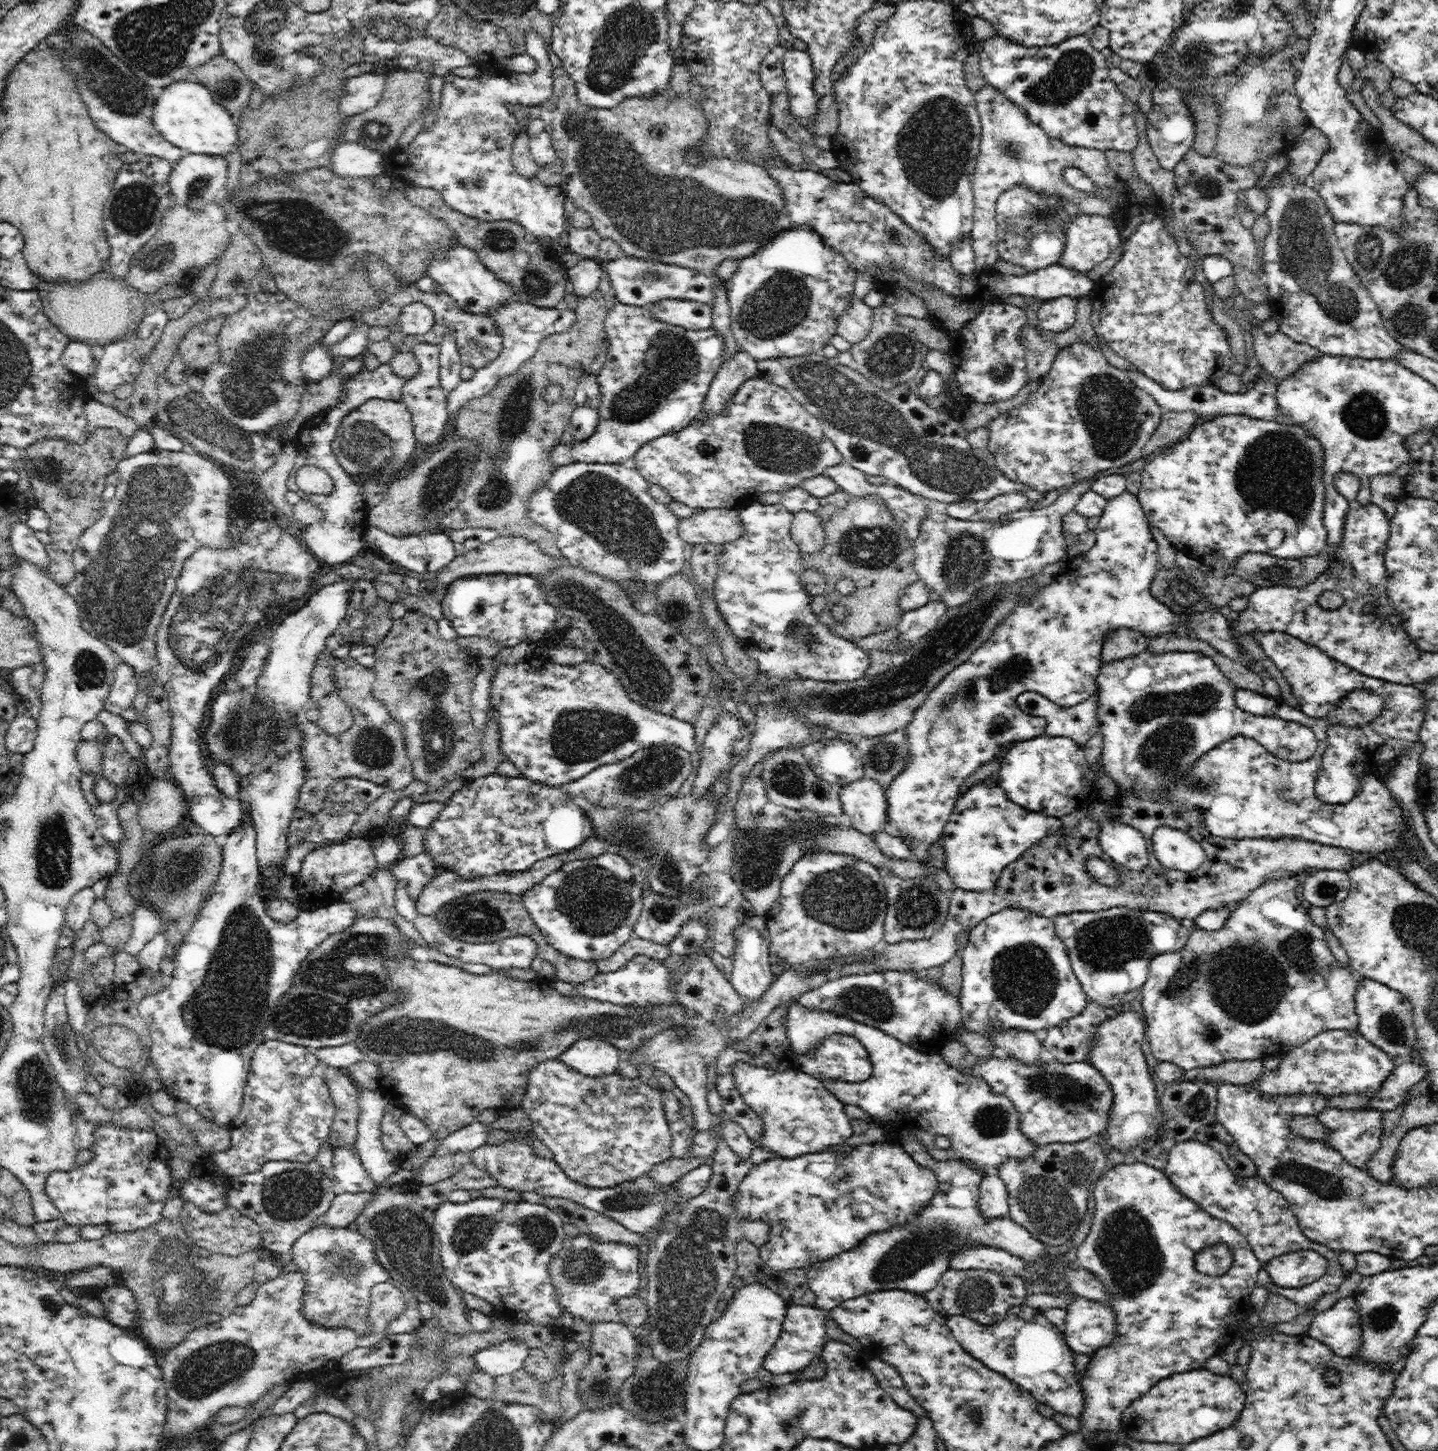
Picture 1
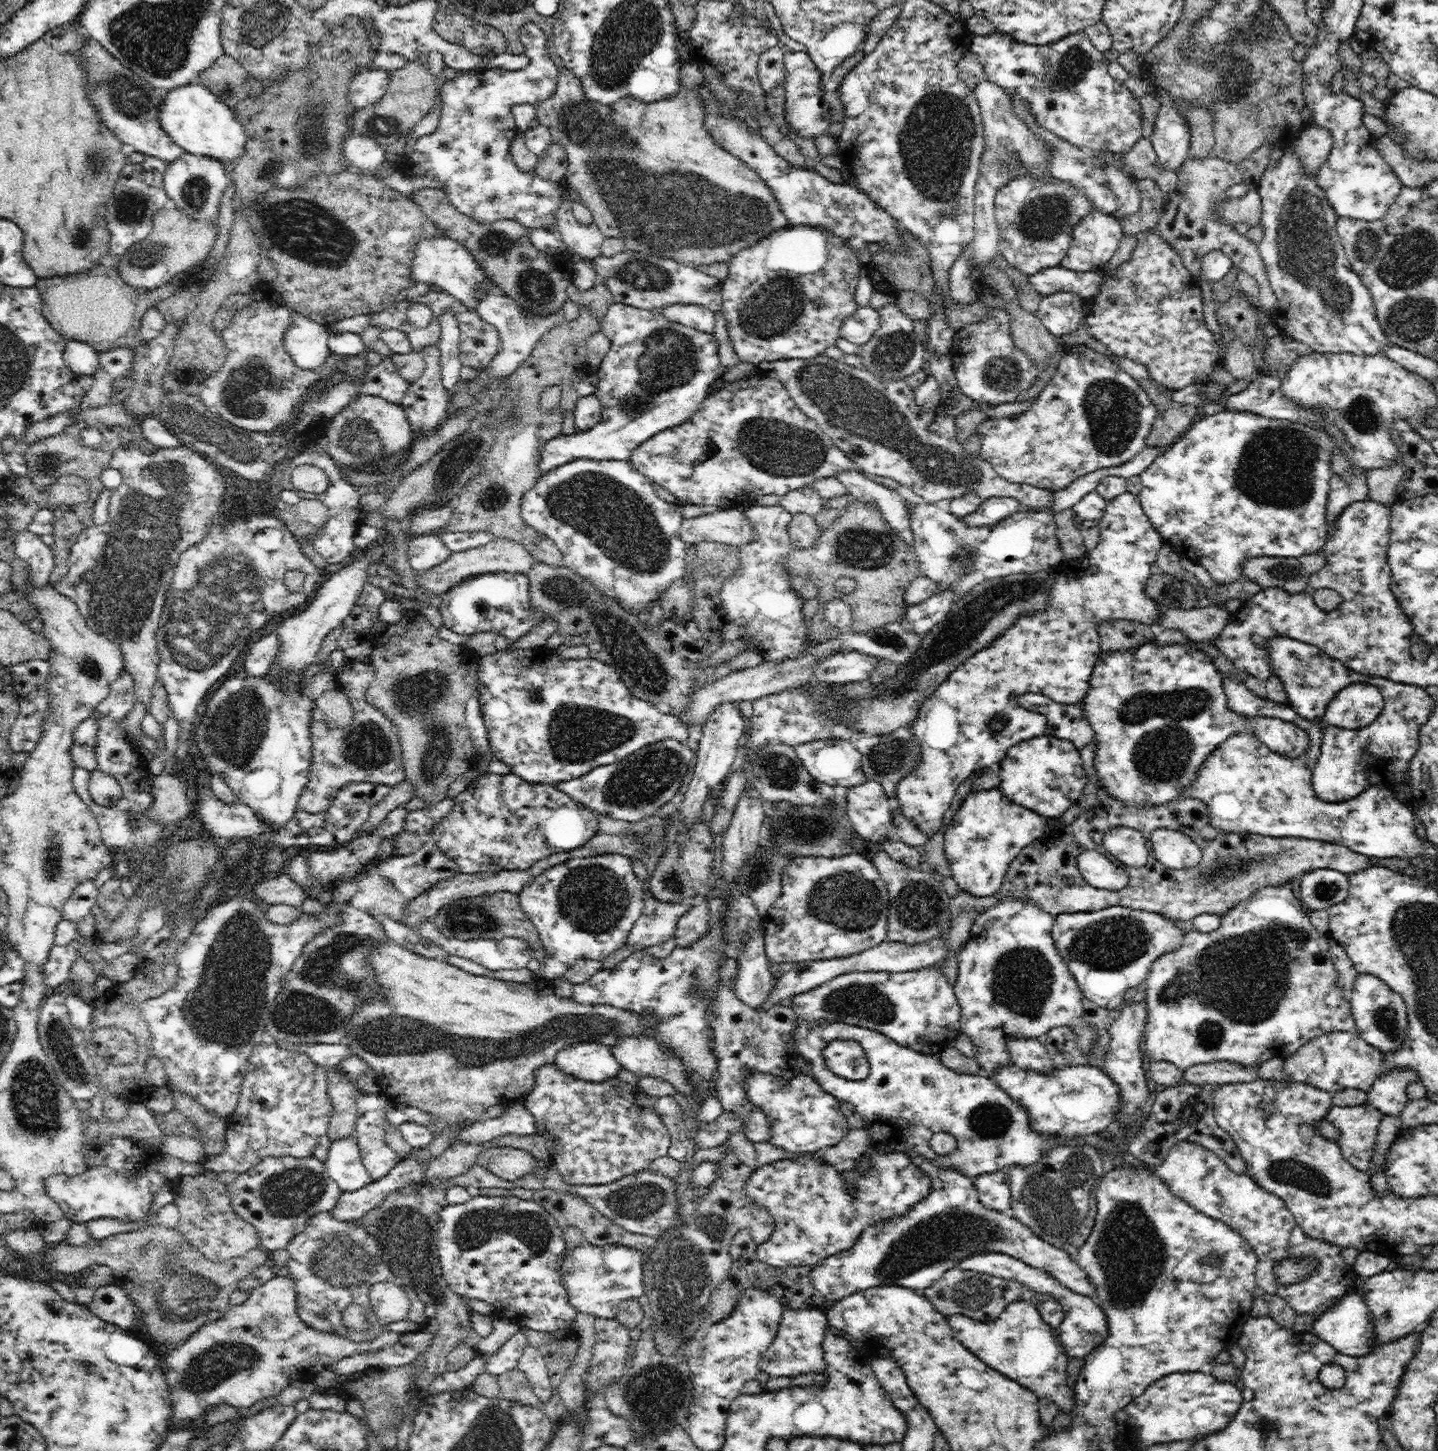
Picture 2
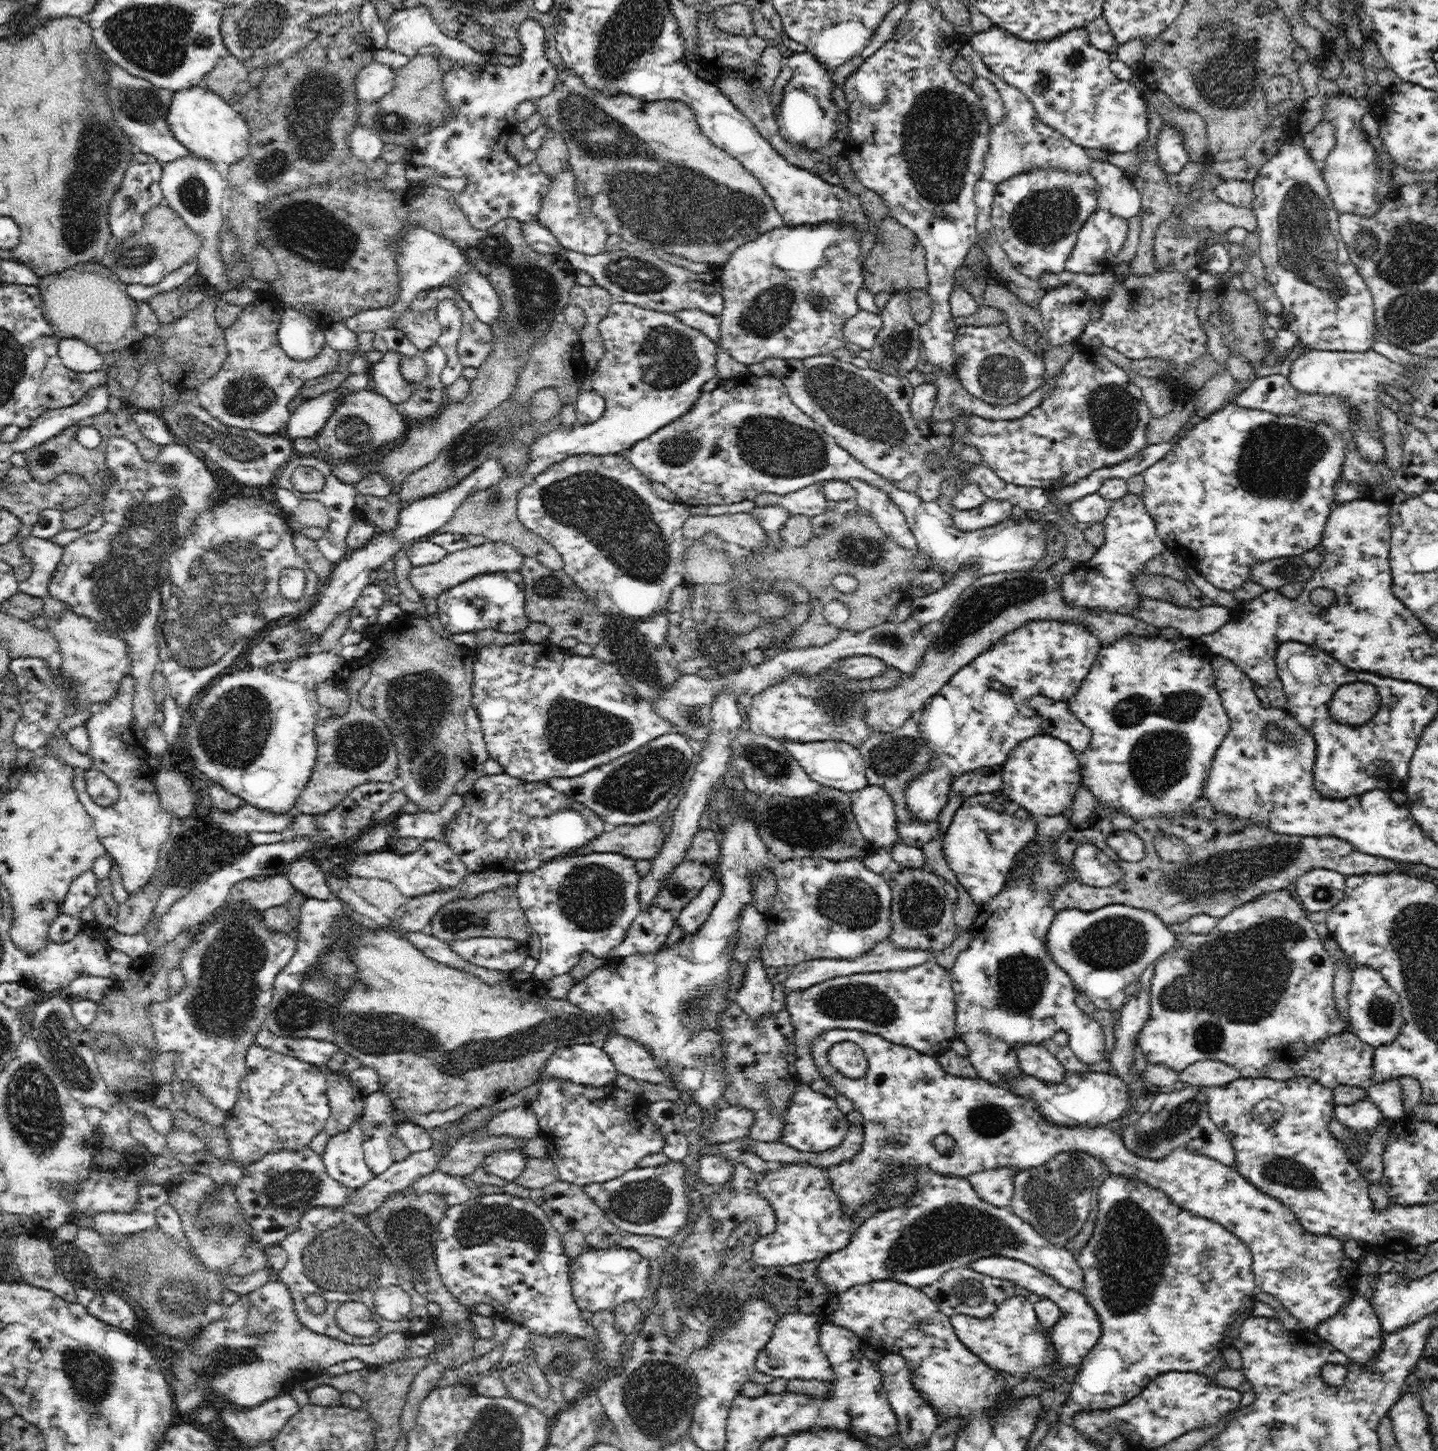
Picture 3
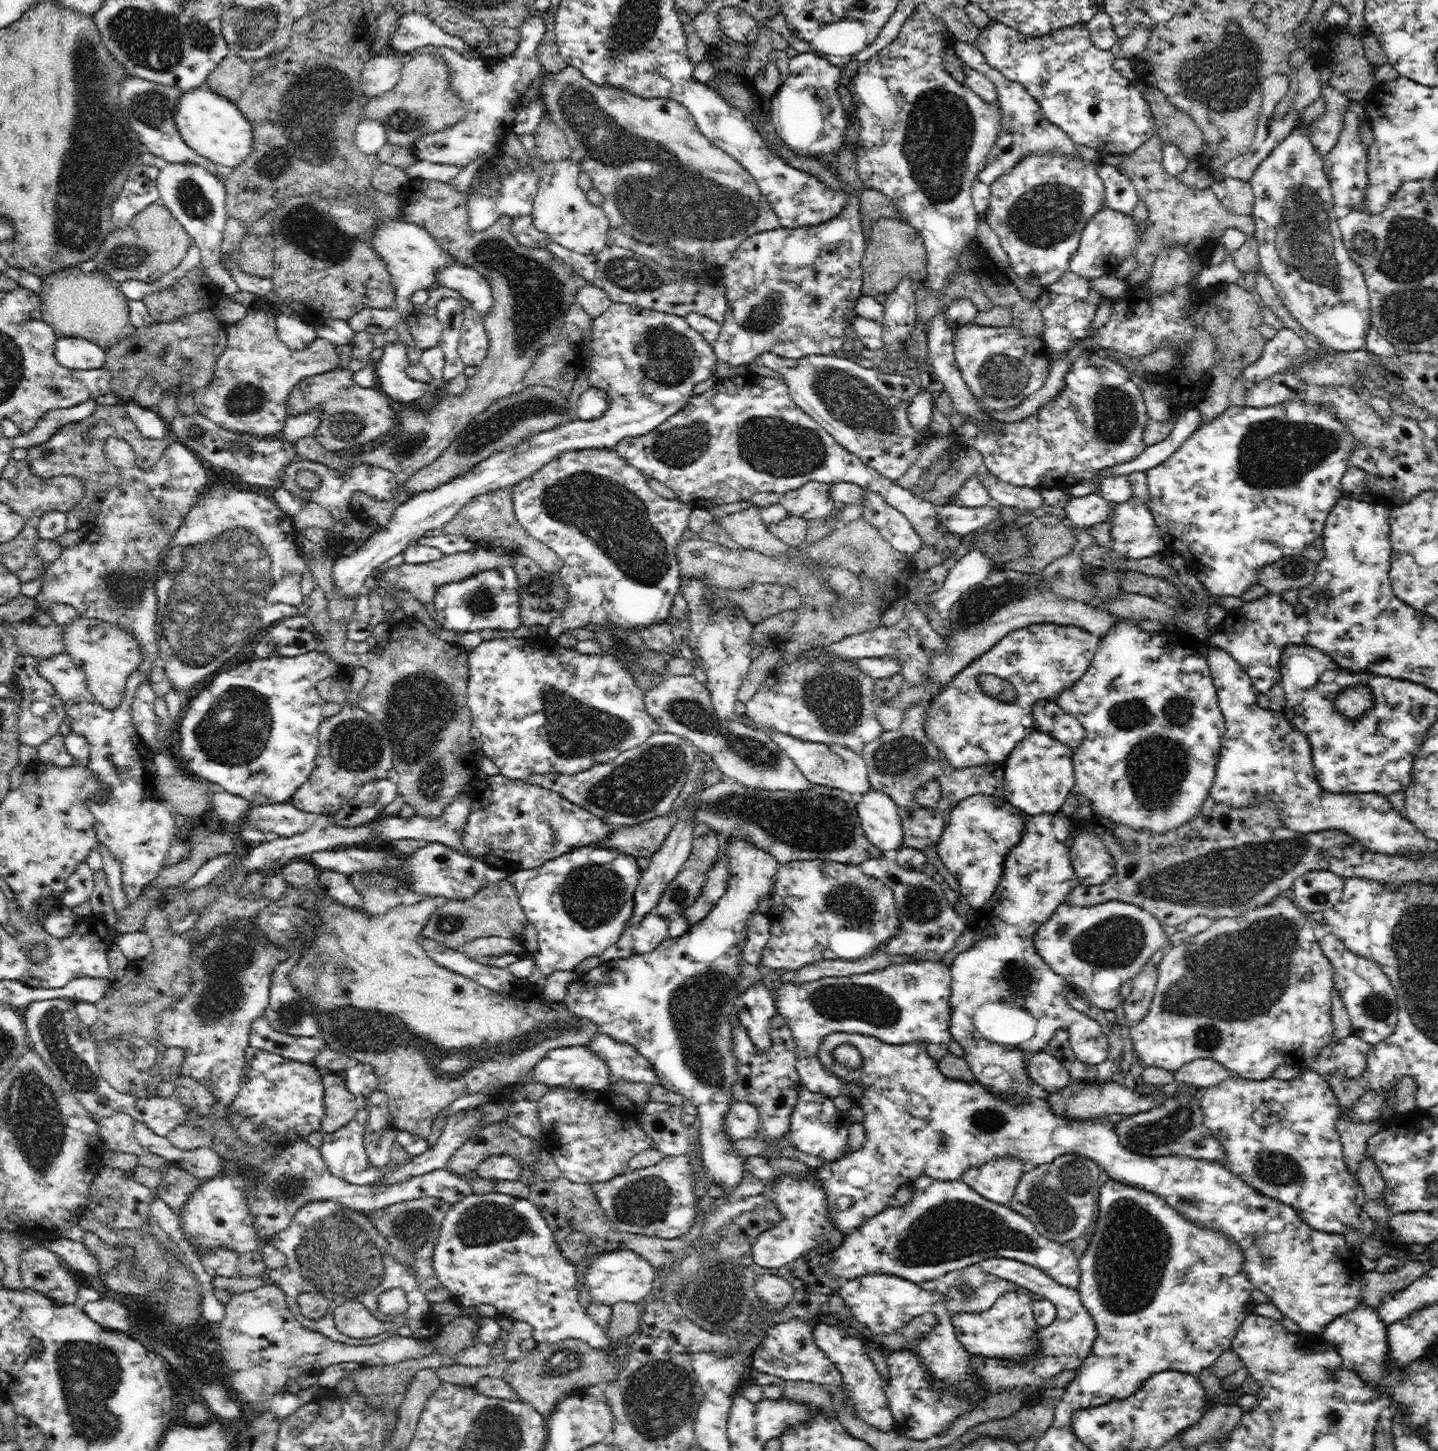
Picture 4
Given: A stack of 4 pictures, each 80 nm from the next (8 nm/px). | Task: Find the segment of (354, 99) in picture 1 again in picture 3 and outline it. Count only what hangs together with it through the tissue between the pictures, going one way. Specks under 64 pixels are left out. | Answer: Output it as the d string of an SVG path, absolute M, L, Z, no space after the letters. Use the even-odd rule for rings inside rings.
M376 58L357 74L356 99L360 104L378 101L394 88L395 69L376 61Z

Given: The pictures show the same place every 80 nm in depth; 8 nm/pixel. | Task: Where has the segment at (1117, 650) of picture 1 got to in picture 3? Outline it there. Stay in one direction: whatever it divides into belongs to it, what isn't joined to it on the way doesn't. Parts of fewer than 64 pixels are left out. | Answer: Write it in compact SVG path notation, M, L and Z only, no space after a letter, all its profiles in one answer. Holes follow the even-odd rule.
M1049 570L998 572L980 577L970 588L966 588L944 619L935 626L936 638L926 648L920 664L911 675L902 675L898 684L886 690L872 690L866 686L863 692L866 705L866 723L879 733L892 733L906 720L918 715L929 700L963 666L972 662L979 654L1033 620L1060 620L1082 623L1097 637L1101 647L1113 644L1125 637L1154 637L1160 629L1146 624L1132 615L1100 611L1090 607L1074 607L1066 603L1060 593L1061 586Z

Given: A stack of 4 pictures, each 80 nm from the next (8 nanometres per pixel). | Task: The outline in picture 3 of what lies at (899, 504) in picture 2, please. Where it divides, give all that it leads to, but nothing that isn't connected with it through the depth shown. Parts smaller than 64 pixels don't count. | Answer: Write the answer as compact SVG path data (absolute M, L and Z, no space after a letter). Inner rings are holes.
M854 479L849 482L856 492L857 503L862 512L870 514L878 527L900 547L917 550L917 542L906 517L888 497L888 493L864 481Z

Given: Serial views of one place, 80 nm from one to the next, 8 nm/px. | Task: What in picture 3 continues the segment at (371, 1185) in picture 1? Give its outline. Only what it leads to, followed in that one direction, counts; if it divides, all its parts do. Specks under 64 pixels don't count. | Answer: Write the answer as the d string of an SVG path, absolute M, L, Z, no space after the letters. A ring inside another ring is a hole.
M358 1111L355 1125L350 1126L348 1131L341 1134L336 1134L328 1138L326 1148L322 1152L323 1163L325 1164L325 1171L340 1185L348 1187L348 1189L356 1190L362 1186L366 1186L368 1182L372 1181L375 1174L368 1168L363 1153L363 1133L360 1126L362 1122L362 1112Z

